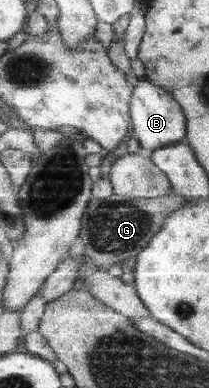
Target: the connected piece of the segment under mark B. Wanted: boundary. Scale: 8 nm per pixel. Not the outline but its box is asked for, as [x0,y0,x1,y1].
[131,75,187,153]

